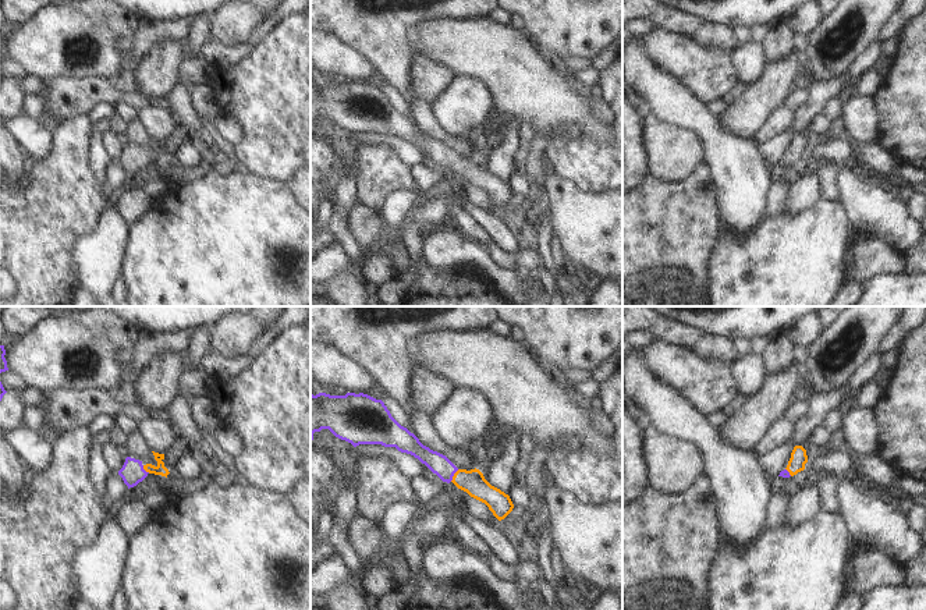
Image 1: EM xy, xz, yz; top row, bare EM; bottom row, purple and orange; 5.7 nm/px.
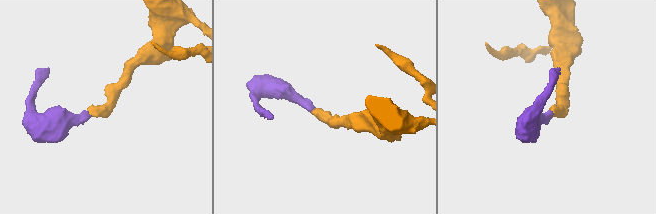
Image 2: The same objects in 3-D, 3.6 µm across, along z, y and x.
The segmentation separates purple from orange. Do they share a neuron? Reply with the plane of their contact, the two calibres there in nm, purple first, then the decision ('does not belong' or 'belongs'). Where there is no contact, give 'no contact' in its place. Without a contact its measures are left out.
meets purple in xz; 120 nm thick on the purple side, 140 nm on the other; belongs

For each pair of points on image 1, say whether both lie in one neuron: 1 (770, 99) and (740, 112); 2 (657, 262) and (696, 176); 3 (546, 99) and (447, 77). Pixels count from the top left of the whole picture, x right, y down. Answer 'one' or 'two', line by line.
1: one
2: one
3: two

